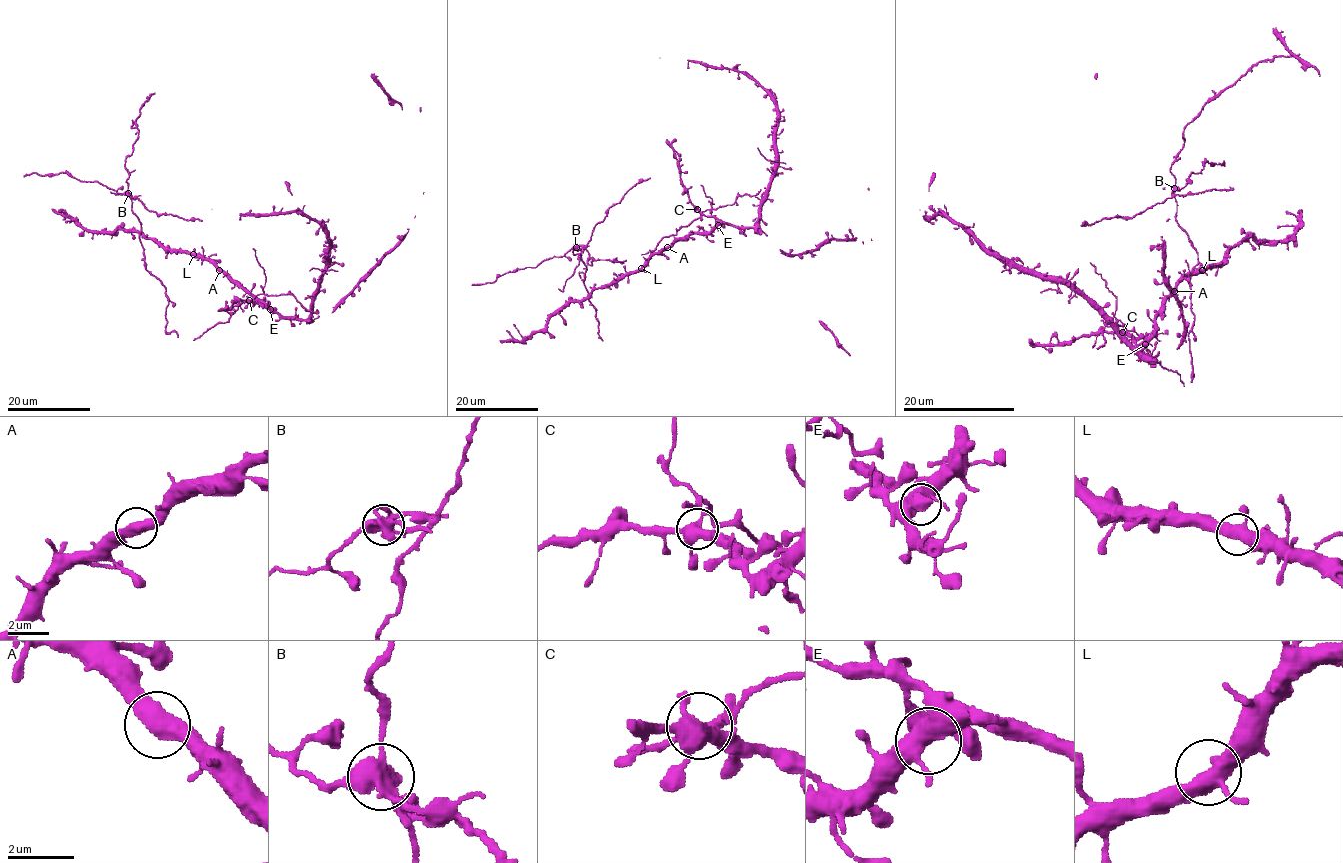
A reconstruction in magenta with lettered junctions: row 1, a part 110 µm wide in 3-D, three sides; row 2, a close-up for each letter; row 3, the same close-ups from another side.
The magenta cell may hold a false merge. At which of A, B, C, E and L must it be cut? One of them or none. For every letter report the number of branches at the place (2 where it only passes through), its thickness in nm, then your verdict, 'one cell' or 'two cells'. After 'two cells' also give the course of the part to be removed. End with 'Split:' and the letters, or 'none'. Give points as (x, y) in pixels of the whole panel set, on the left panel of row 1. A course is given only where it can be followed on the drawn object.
A: 2 branches meet; 500 nm thick; one cell
B: 3 branches meet; 480 nm thick; two cells; foreign part runs (127, 193), (119, 194), (96, 181), (80, 181), (66, 173), (31, 173), (23, 176)
C: 4 branches meet; 420 nm thick; one cell
E: 3 branches meet; 460 nm thick; one cell
L: 4 branches meet; 440 nm thick; one cell
Split: B

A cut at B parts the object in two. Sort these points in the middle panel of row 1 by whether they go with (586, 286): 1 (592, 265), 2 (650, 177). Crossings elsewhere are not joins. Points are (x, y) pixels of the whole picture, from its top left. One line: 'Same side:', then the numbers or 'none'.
Same side: 1

